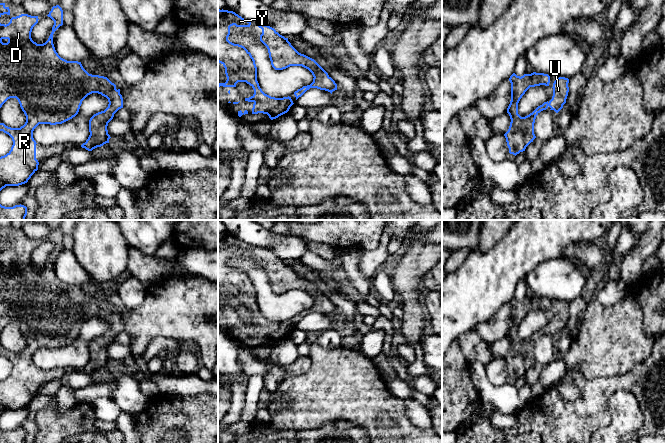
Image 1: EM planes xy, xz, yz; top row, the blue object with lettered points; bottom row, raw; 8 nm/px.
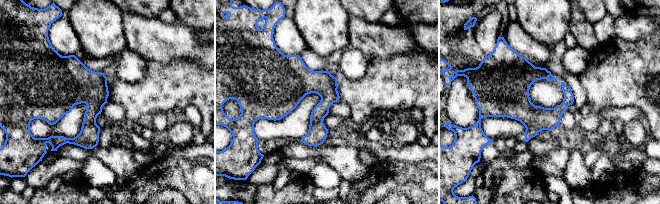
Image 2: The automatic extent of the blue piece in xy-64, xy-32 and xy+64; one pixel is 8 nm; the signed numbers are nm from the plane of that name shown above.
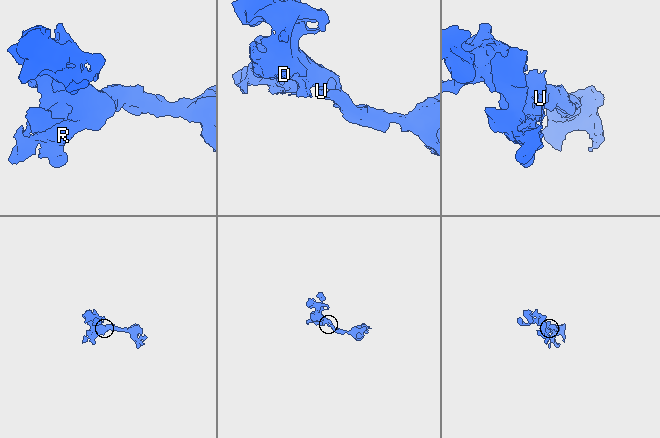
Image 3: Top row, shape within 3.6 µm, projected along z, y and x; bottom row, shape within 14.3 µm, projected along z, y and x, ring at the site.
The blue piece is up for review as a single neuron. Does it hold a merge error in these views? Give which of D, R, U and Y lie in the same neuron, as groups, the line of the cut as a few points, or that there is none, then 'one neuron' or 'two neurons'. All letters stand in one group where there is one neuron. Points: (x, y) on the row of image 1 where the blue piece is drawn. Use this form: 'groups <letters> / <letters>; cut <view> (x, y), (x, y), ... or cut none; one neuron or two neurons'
groups D R U Y; cut none; one neuron

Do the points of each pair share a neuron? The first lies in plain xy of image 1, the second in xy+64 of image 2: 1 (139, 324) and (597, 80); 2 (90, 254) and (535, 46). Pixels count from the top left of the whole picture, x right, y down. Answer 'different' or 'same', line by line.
1: same
2: different

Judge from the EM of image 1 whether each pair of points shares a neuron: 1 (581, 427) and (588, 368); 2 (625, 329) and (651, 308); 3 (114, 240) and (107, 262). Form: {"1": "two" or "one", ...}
{"1": "two", "2": "two", "3": "one"}

